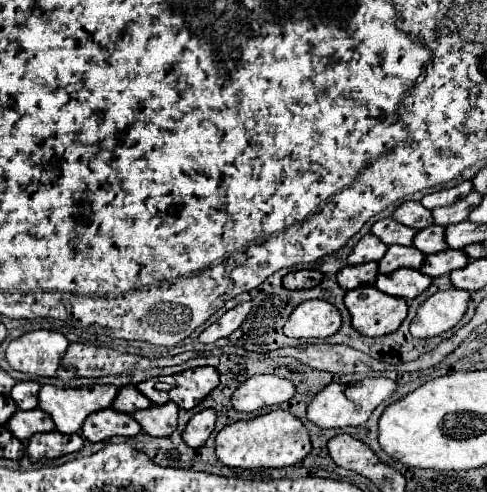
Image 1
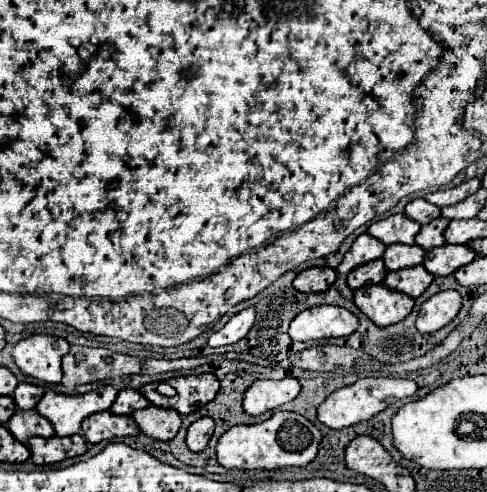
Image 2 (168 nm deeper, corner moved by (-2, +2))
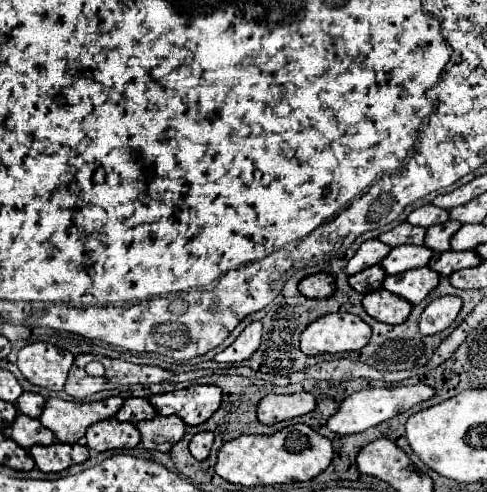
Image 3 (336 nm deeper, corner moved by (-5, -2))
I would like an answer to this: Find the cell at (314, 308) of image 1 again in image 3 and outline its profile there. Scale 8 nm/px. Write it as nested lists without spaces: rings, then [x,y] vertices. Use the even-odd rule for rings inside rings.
[[[331,313],[315,319],[301,335],[305,355],[345,353],[365,347],[371,339],[371,327],[353,313]]]

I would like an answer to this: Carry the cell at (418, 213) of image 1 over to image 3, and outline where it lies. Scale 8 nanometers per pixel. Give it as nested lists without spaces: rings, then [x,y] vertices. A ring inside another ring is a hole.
[[[423,205],[423,207],[419,207],[419,209],[415,209],[409,217],[407,217],[407,221],[411,223],[411,225],[419,225],[419,227],[431,227],[431,225],[437,225],[437,223],[445,223],[449,219],[449,213],[445,211],[445,209],[439,209],[439,207],[435,207],[435,205]]]

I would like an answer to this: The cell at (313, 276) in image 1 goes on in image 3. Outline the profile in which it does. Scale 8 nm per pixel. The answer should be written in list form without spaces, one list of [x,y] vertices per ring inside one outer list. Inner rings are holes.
[[[315,273],[299,283],[299,291],[305,297],[329,297],[335,291],[335,277],[329,273]]]

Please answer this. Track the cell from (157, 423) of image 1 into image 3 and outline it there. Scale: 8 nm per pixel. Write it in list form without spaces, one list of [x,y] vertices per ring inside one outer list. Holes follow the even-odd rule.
[[[161,417],[137,423],[137,429],[141,433],[141,443],[145,449],[155,449],[169,453],[169,449],[181,441],[185,435],[185,423],[179,417]]]

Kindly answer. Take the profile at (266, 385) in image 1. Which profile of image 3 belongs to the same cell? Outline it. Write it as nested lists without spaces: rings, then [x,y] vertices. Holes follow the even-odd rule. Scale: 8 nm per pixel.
[[[301,391],[295,395],[267,395],[259,401],[257,407],[257,417],[265,425],[273,425],[277,421],[285,421],[303,413],[309,413],[315,409],[315,399],[313,395]]]

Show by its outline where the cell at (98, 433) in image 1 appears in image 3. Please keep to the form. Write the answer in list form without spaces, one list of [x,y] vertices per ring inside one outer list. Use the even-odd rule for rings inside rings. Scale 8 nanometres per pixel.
[[[107,419],[91,425],[87,429],[87,447],[97,451],[135,447],[139,443],[139,431],[133,423],[119,423],[117,419]]]

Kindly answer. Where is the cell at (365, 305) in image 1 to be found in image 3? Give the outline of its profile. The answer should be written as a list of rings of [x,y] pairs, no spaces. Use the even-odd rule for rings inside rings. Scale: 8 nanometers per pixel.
[[[377,289],[373,293],[367,293],[363,299],[363,309],[375,317],[377,321],[389,323],[389,325],[397,325],[403,323],[409,313],[411,313],[411,303],[407,303],[403,297],[393,295],[385,289]]]

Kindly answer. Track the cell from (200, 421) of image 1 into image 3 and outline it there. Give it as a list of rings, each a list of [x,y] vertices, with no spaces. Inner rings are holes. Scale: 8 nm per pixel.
[[[201,431],[201,433],[197,433],[197,435],[191,439],[189,451],[191,451],[191,455],[193,455],[195,459],[203,461],[203,459],[207,459],[207,455],[209,455],[209,451],[211,451],[211,445],[213,445],[213,435],[211,435],[211,431],[209,431],[209,433],[207,433],[207,431]]]

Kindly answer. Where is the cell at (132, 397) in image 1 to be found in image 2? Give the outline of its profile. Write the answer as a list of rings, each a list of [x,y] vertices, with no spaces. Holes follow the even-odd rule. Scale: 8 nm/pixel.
[[[124,389],[118,393],[114,405],[112,405],[112,413],[116,415],[130,415],[142,407],[148,407],[148,399],[144,399],[144,395],[140,391],[134,389]]]

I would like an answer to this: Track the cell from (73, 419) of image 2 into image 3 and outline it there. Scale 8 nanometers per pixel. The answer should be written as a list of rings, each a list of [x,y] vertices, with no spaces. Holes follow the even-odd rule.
[[[53,397],[45,403],[39,421],[43,427],[51,429],[61,443],[77,443],[89,425],[113,417],[121,405],[121,397],[109,397],[95,403],[75,403]]]

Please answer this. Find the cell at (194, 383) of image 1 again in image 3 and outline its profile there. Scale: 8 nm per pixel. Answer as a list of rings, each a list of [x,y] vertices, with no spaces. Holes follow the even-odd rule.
[[[193,385],[171,393],[151,395],[149,401],[159,415],[177,415],[187,425],[199,425],[219,409],[221,391],[215,385]]]

